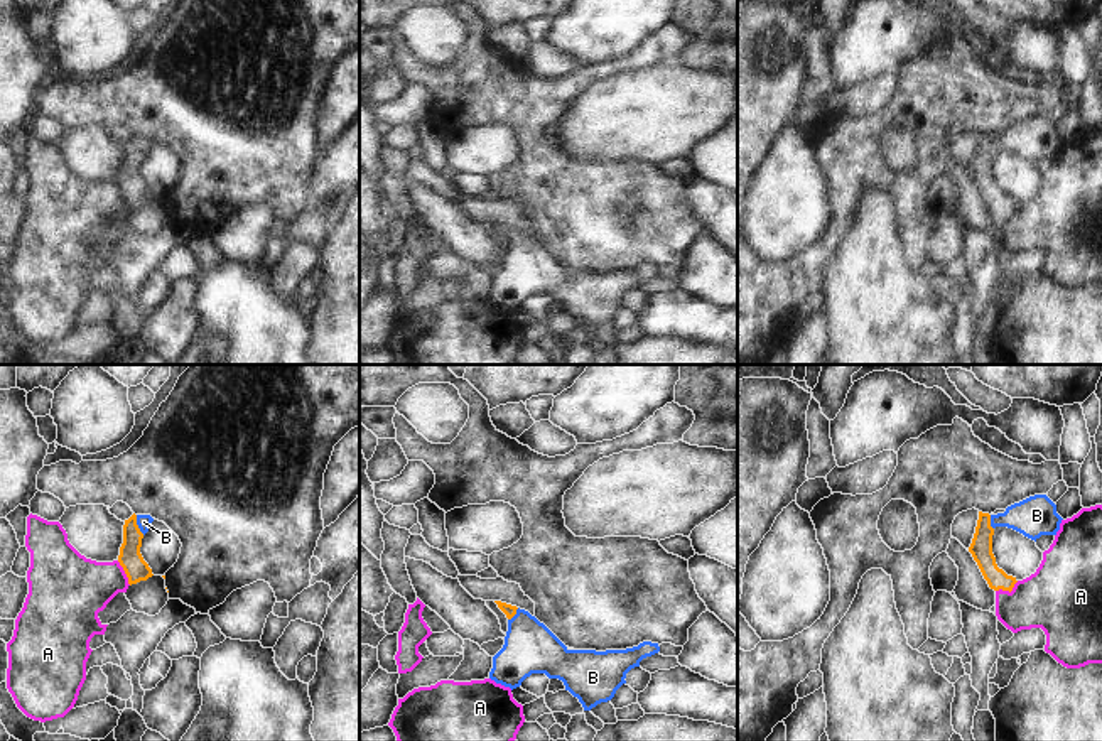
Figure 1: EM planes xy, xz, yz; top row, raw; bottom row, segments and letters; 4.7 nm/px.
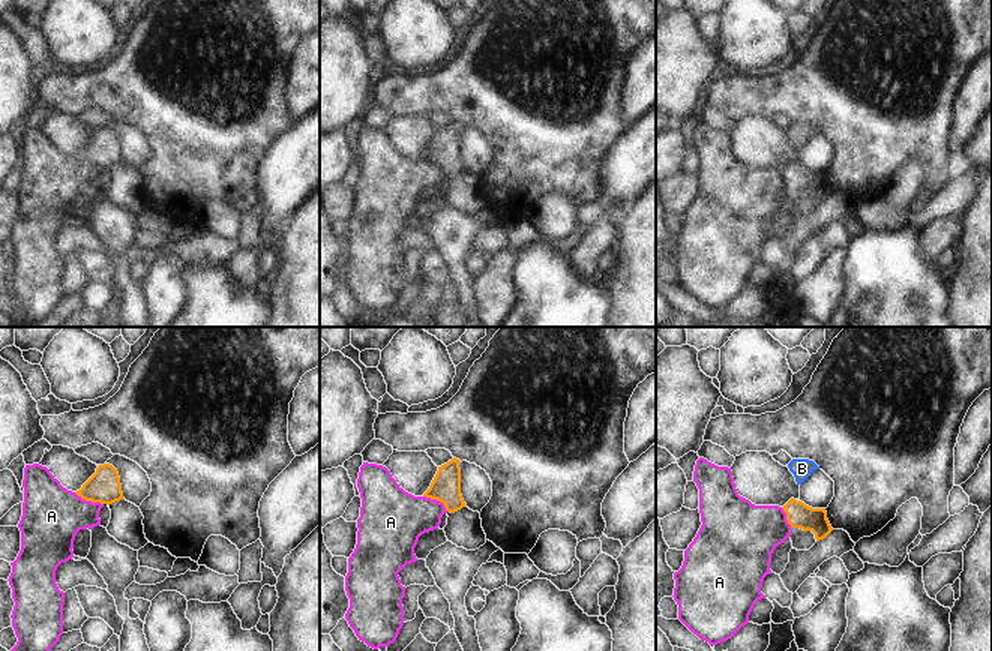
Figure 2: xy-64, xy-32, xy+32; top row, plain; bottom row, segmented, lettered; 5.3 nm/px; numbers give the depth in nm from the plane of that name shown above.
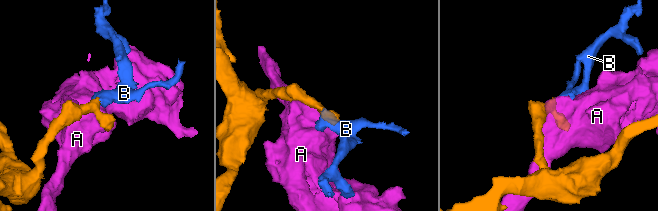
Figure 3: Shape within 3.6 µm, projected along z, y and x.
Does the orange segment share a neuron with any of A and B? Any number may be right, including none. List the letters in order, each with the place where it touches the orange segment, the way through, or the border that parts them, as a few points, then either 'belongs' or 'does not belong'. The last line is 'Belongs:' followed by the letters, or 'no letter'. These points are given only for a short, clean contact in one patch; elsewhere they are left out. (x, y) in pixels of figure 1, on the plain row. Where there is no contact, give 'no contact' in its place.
A: contact yz (1008, 211); does not belong
B: contact xy (137, 147); way xy (130, 181), (132, 156), (137, 147), (144, 144); belongs
Belongs: B

